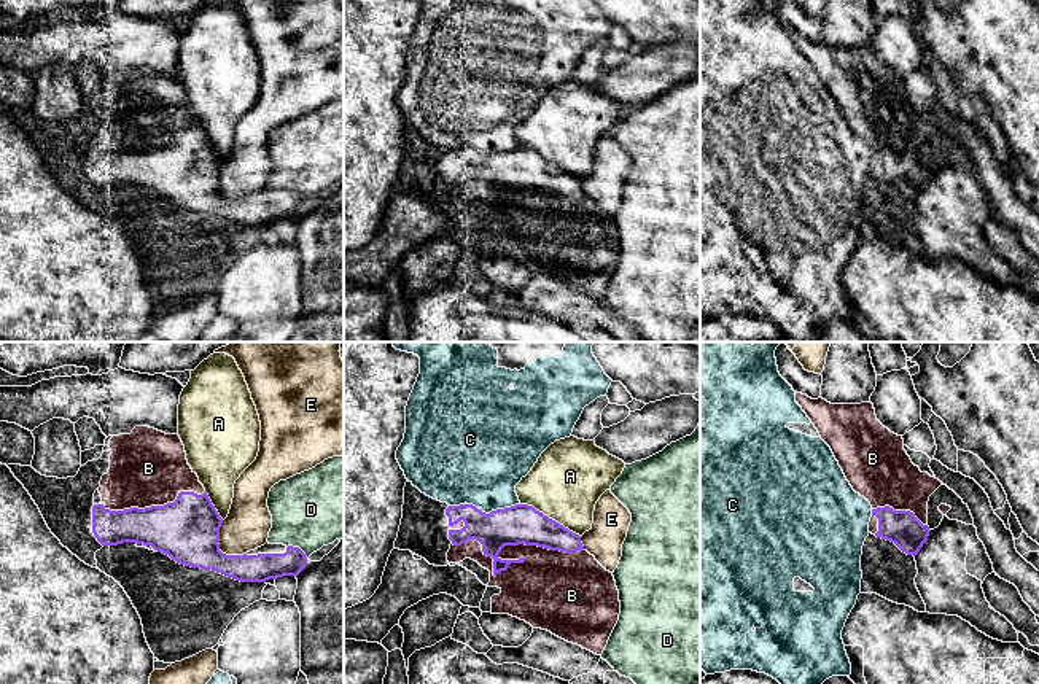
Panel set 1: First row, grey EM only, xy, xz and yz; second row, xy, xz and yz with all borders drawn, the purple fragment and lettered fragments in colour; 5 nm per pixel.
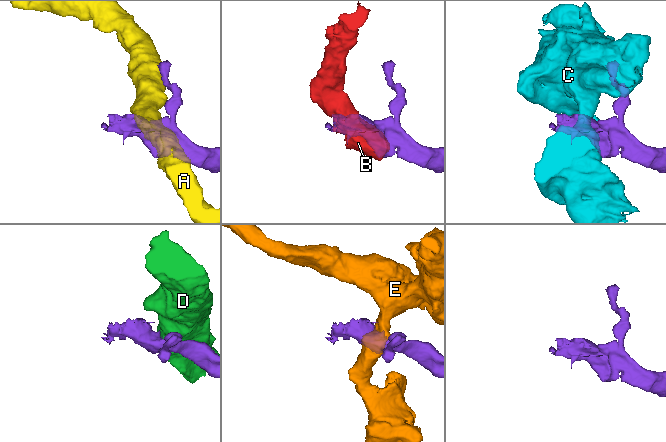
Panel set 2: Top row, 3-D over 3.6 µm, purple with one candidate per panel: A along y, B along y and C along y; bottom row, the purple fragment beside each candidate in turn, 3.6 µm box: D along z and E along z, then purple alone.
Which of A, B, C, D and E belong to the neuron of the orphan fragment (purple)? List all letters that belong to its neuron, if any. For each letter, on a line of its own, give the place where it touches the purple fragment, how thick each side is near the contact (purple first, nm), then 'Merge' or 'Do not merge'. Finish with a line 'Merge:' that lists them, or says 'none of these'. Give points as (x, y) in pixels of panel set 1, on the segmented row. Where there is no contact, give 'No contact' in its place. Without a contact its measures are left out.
A: Touches purple at xz (551, 519). Thickness 200 nm (purple) against 360 nm. Do not merge
B: Touches purple at xz (500, 559). Thickness 200 nm (purple) against 320 nm. Merge
C: Touches purple at xz (484, 512). Thickness 200 nm (purple) against 420 nm. Do not merge
D: Touches purple at xy (298, 547). Thickness 140 nm (purple) against 380 nm. Do not merge
E: Touches purple at xy (218, 547). Thickness 320 nm (purple) against 220 nm. Do not merge
Merge: B

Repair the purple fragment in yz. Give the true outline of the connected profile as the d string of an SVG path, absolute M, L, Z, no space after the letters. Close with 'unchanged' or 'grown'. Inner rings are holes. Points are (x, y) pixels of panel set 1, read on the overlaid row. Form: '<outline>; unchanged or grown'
M796 393L796 402L831 447L839 466L856 493L872 506L869 533L894 542L907 555L916 555L928 541L928 501L942 485L936 477L921 472L904 450L904 439L885 428L872 402L831 404L823 398L811 399Z; grown

